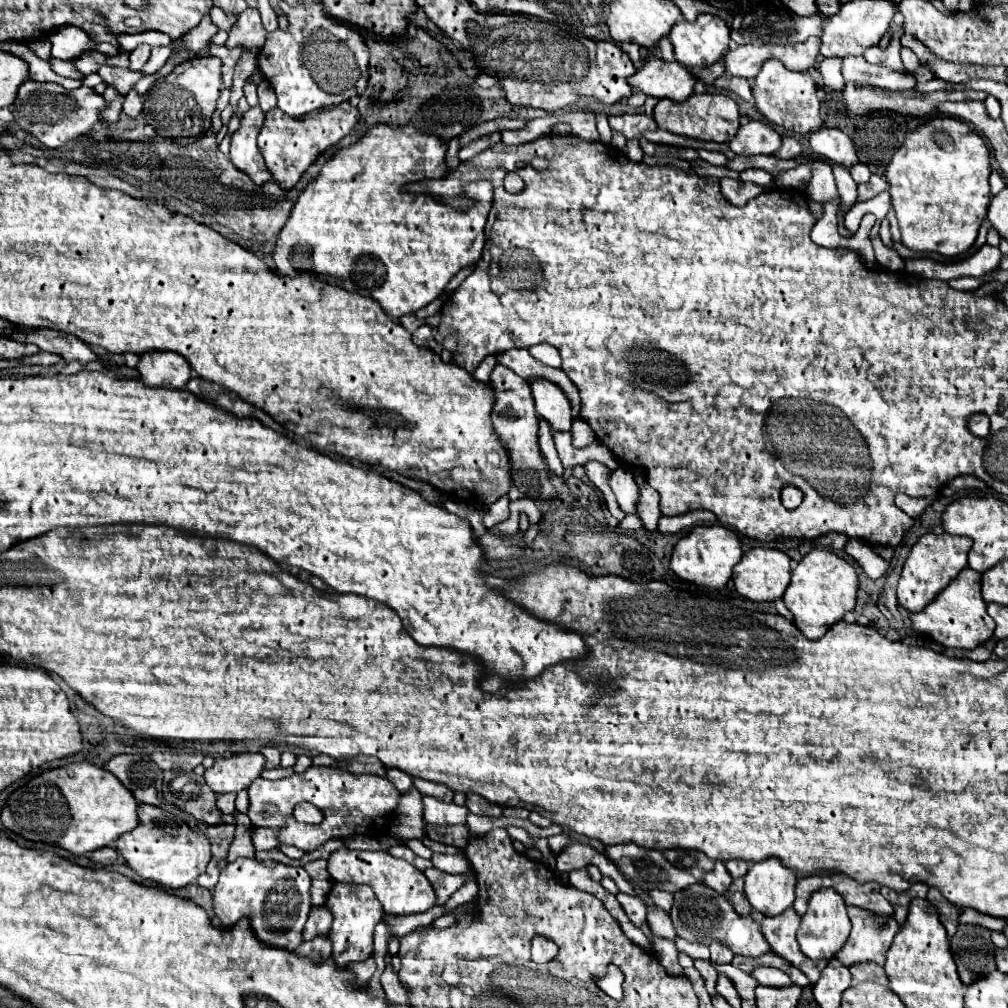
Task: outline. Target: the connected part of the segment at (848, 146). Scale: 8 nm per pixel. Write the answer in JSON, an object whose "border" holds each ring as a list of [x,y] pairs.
{"border":[[[822,127],[822,129],[814,131],[810,137],[810,147],[812,147],[814,155],[828,159],[832,165],[838,163],[838,165],[844,165],[846,169],[850,169],[852,165],[860,163],[852,139],[840,129]]]}

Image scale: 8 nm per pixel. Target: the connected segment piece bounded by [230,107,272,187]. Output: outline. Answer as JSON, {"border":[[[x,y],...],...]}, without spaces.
{"border":[[[252,107],[244,113],[240,129],[232,135],[232,147],[230,147],[230,159],[236,169],[246,173],[256,187],[262,187],[266,181],[272,179],[264,157],[260,155],[260,149],[256,145],[256,137],[264,123],[264,111],[260,107]]]}

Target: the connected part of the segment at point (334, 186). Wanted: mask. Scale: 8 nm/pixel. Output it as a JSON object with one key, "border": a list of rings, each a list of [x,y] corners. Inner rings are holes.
{"border":[[[380,123],[376,127],[372,127],[372,131],[368,135],[364,135],[360,141],[352,143],[350,147],[340,147],[332,159],[328,159],[318,177],[314,181],[310,181],[306,185],[306,189],[300,193],[294,209],[292,209],[292,215],[290,219],[286,221],[286,225],[282,227],[280,235],[278,235],[278,241],[276,241],[276,249],[274,249],[274,263],[278,267],[278,273],[280,275],[292,275],[290,269],[286,267],[292,267],[290,261],[296,261],[292,259],[292,255],[308,255],[310,257],[310,263],[312,263],[312,271],[316,273],[322,273],[322,275],[330,275],[330,277],[338,277],[338,279],[350,279],[352,277],[352,271],[354,267],[358,267],[358,277],[360,277],[360,289],[362,289],[362,295],[364,297],[372,297],[374,301],[380,303],[380,307],[392,315],[392,317],[402,317],[402,315],[408,315],[408,313],[416,313],[418,309],[426,307],[430,301],[434,301],[436,297],[440,297],[440,293],[444,291],[446,283],[462,269],[462,267],[468,267],[468,265],[476,265],[478,259],[482,257],[482,247],[484,247],[484,225],[486,225],[486,217],[488,217],[488,211],[492,207],[492,183],[490,181],[474,181],[474,183],[468,183],[464,185],[464,195],[470,197],[474,201],[474,205],[466,211],[460,211],[460,209],[454,209],[454,207],[448,207],[440,201],[436,201],[432,195],[428,193],[412,193],[408,191],[406,187],[410,183],[414,183],[416,179],[430,179],[432,175],[442,175],[446,177],[448,175],[448,167],[446,167],[446,141],[442,139],[436,139],[436,135],[428,135],[428,133],[422,133],[418,131],[416,127],[412,125],[406,125],[406,127],[392,127],[392,125],[386,125],[386,123]]]}

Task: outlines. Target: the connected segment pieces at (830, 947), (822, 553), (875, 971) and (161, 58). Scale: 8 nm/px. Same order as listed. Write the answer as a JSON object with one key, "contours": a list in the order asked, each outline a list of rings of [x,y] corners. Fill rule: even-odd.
{"contours":[[[[820,889],[820,891],[812,893],[812,897],[808,901],[808,909],[802,915],[802,923],[800,923],[800,929],[798,929],[800,951],[808,959],[814,959],[814,961],[832,959],[836,955],[836,951],[840,951],[840,947],[844,947],[851,928],[852,925],[848,913],[846,913],[844,899],[834,889]]],[[[812,549],[792,571],[792,581],[782,599],[792,613],[796,627],[808,639],[820,639],[828,631],[828,627],[838,623],[844,617],[844,613],[854,609],[856,591],[858,575],[848,561],[826,549]]],[[[856,963],[850,967],[852,973],[852,983],[862,983],[862,981],[874,981],[880,985],[888,985],[888,979],[884,975],[884,969],[876,963]]],[[[154,47],[150,59],[146,61],[146,65],[144,65],[140,71],[150,71],[150,75],[156,73],[156,71],[166,63],[166,59],[168,59],[170,55],[172,55],[172,49],[170,49],[170,47]]]]}

